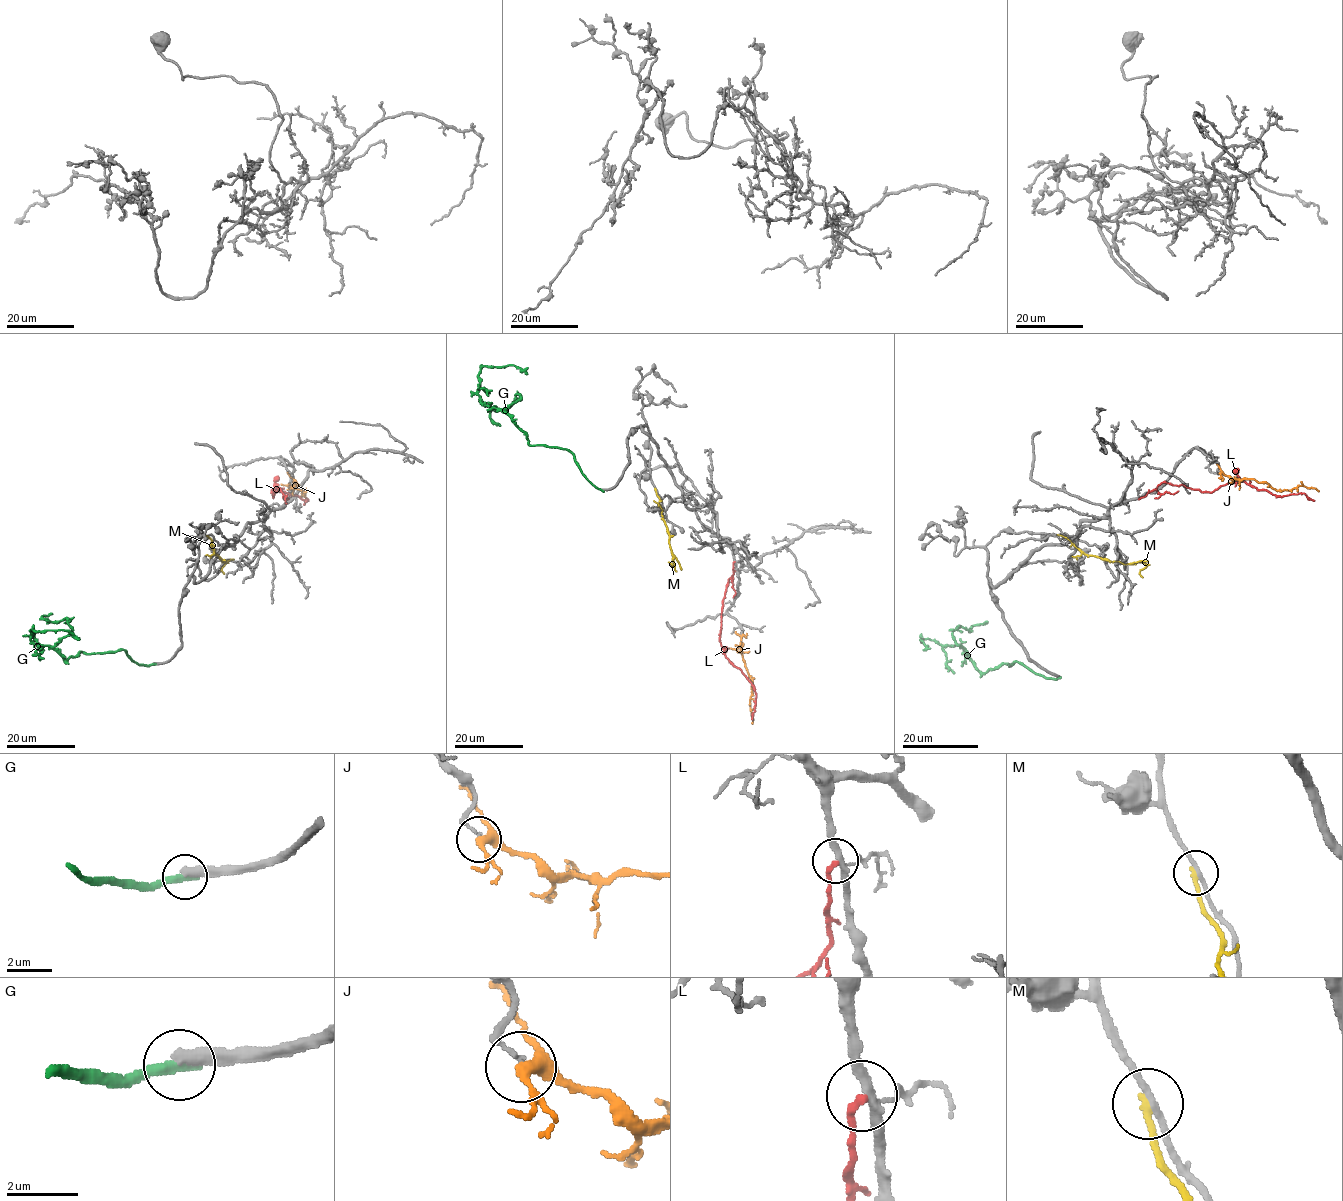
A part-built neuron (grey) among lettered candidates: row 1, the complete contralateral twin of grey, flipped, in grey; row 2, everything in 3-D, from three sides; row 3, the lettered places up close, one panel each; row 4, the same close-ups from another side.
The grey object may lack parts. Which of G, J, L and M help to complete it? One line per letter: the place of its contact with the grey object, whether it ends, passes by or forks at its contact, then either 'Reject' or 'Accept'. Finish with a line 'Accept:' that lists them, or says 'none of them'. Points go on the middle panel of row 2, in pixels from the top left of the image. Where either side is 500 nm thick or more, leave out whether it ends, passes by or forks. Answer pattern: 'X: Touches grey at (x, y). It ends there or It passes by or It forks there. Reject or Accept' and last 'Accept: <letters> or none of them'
G: Touches grey at (601, 490). It ends there. Reject
J: Touches grey at (743, 634). It forks there. Reject
L: Touches grey at (734, 561). It ends there. Reject
M: Touches grey at (655, 489). It ends there. Reject
Accept: none of them

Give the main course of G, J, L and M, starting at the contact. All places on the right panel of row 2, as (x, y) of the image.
G: (1059, 678), (1044, 678), (1017, 661), (1011, 665), (1002, 663), (982, 673), (960, 646), (920, 640), (930, 648)
J: (1220, 473), (1233, 479), (1254, 479), (1276, 490), (1291, 490), (1304, 485), (1319, 491)
L: (1138, 499), (1162, 483), (1212, 492), (1222, 485), (1245, 482), (1278, 496), (1304, 493), (1314, 501)
M: (1058, 535), (1069, 539), (1085, 554), (1123, 563), (1144, 563), (1146, 566), (1140, 570), (1143, 577)

